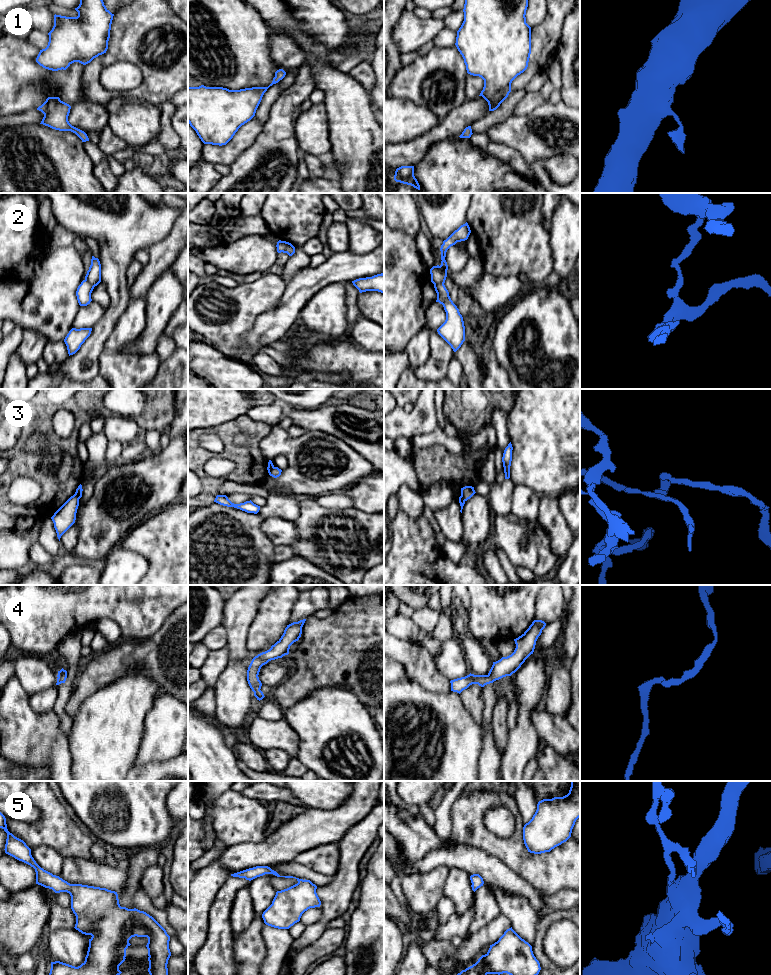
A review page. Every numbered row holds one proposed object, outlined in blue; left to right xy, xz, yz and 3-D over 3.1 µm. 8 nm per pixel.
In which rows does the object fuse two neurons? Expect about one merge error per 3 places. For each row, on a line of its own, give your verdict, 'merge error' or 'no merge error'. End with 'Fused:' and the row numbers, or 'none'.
1: no merge error
2: merge error
3: merge error
4: no merge error
5: no merge error
Fused: 2, 3

